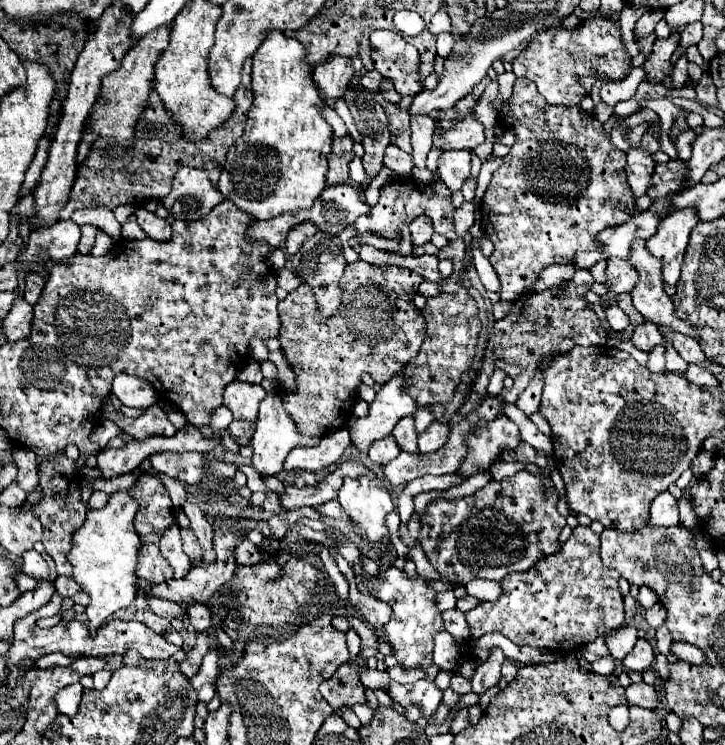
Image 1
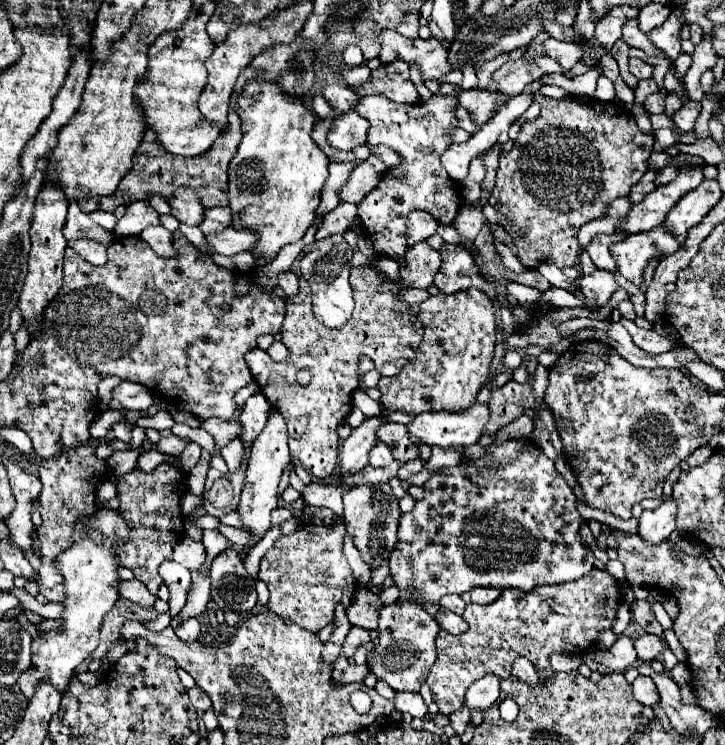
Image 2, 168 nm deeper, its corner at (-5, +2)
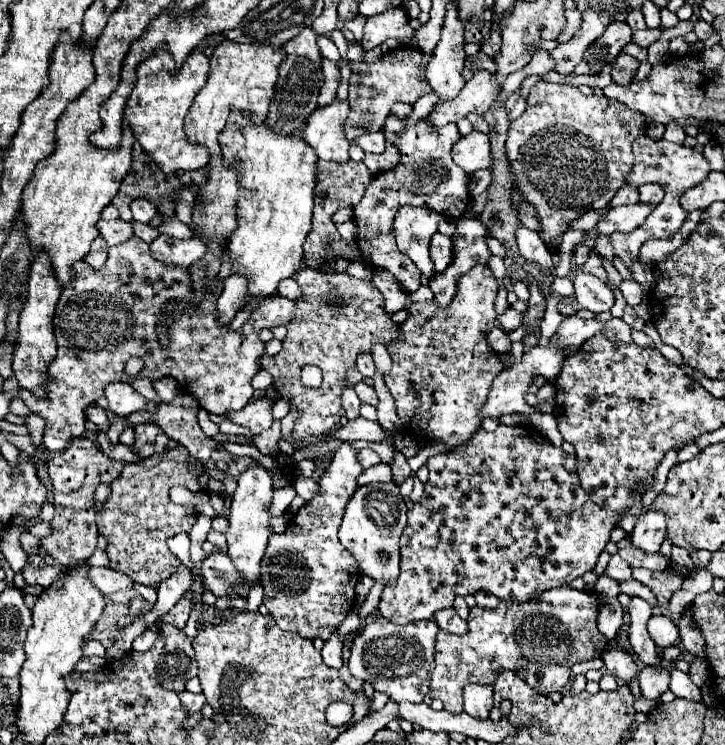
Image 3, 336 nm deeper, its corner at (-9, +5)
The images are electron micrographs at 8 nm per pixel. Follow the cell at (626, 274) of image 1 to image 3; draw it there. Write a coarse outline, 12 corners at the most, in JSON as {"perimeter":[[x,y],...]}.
{"perimeter":[[577,271],[575,297],[581,309],[603,313],[615,297],[607,283]]}

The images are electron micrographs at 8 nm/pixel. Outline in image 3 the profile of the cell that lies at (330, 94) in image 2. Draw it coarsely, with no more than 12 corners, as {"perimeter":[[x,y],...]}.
{"perimeter":[[347,101],[315,109],[301,133],[315,155],[347,161]]}

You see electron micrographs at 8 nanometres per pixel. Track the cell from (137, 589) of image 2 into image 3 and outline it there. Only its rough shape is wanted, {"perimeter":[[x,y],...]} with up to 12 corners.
{"perimeter":[[91,567],[89,579],[105,595],[133,581],[109,567]]}

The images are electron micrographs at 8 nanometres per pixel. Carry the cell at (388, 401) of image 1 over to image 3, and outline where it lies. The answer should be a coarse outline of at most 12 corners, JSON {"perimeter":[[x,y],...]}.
{"perimeter":[[343,443],[269,537],[259,581],[281,629],[327,641],[361,573],[337,533],[363,467]]}

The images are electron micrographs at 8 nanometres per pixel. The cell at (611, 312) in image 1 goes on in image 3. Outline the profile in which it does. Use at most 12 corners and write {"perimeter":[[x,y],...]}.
{"perimeter":[[623,279],[621,289],[631,307],[643,301],[647,291],[631,279]]}

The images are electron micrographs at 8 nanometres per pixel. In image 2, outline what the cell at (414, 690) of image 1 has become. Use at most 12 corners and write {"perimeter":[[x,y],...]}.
{"perimeter":[[397,694],[397,710],[413,718],[427,716],[421,694]]}

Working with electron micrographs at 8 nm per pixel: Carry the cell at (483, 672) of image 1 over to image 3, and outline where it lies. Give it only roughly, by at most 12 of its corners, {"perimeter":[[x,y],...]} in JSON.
{"perimeter":[[467,685],[465,713],[487,719],[493,707],[491,685]]}

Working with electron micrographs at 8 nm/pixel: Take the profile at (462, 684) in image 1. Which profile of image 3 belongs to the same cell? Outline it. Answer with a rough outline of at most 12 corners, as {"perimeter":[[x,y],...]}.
{"perimeter":[[569,585],[439,631],[431,699],[513,671],[539,693],[601,655],[599,597]]}

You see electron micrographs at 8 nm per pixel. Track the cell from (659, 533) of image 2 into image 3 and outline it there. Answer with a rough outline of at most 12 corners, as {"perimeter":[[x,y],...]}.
{"perimeter":[[641,515],[629,535],[631,545],[657,553],[665,541],[667,515]]}

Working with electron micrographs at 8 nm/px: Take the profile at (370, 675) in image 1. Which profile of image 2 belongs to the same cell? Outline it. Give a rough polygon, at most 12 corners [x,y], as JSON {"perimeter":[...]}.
{"perimeter":[[339,658],[333,666],[333,678],[363,682],[369,674],[365,664],[353,664]]}

